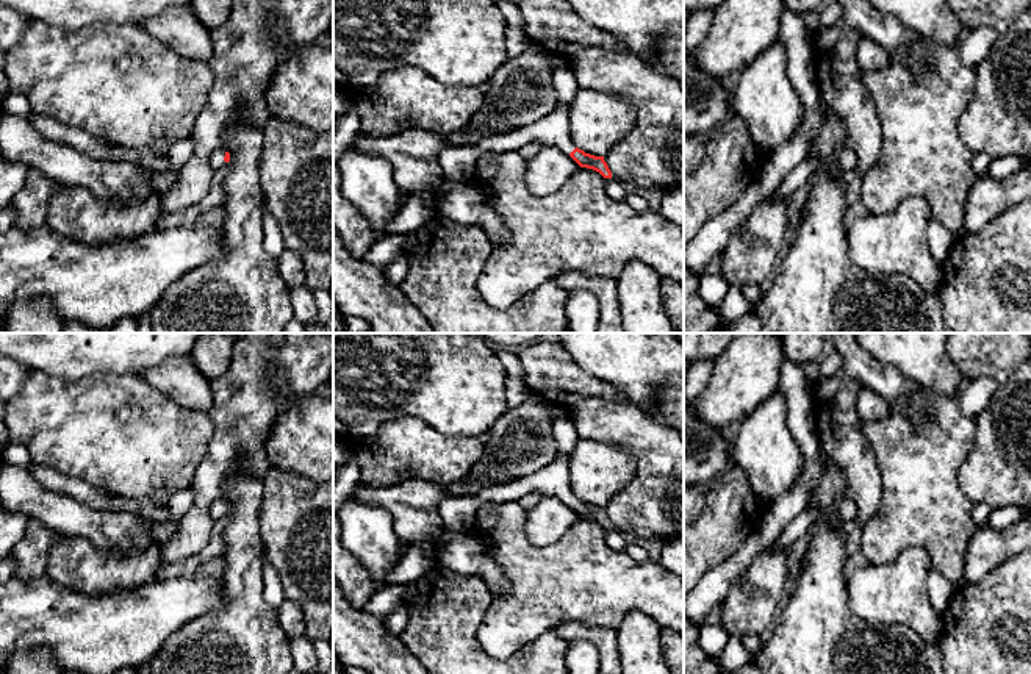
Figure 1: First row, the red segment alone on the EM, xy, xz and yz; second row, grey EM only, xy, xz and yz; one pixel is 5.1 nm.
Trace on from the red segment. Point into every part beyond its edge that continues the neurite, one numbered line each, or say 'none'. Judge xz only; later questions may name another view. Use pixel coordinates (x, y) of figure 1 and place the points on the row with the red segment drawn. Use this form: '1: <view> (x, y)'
1: xz (457, 163)

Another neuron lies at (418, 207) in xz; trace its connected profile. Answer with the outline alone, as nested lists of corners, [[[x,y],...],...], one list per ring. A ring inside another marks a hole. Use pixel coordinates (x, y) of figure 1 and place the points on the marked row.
[[[421,191],[405,195],[404,205],[388,222],[385,236],[410,235],[436,213],[436,197],[433,191]]]

